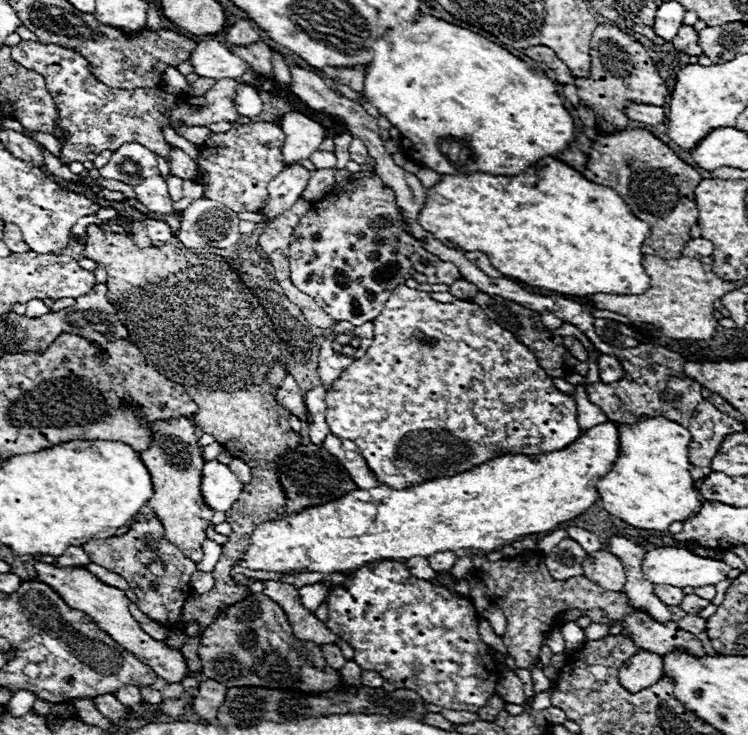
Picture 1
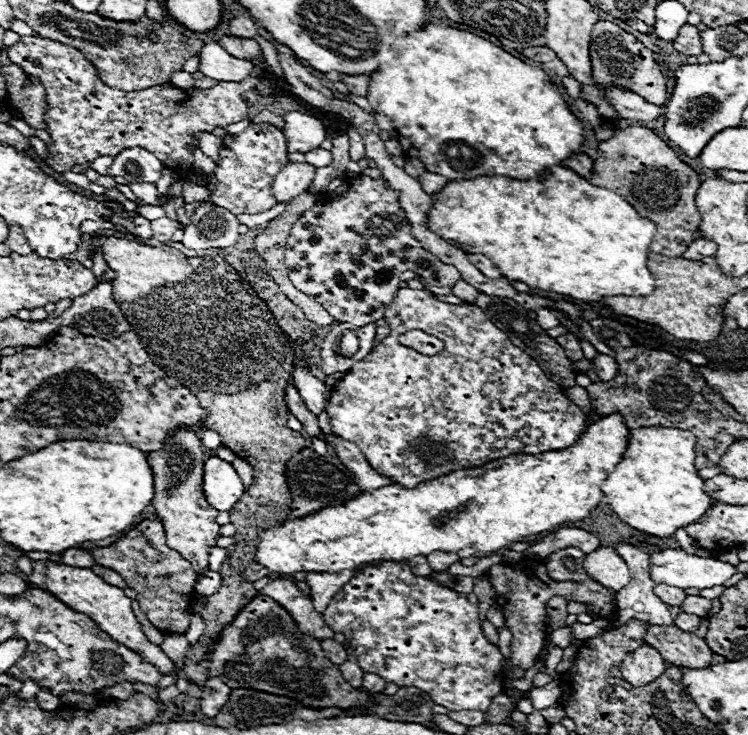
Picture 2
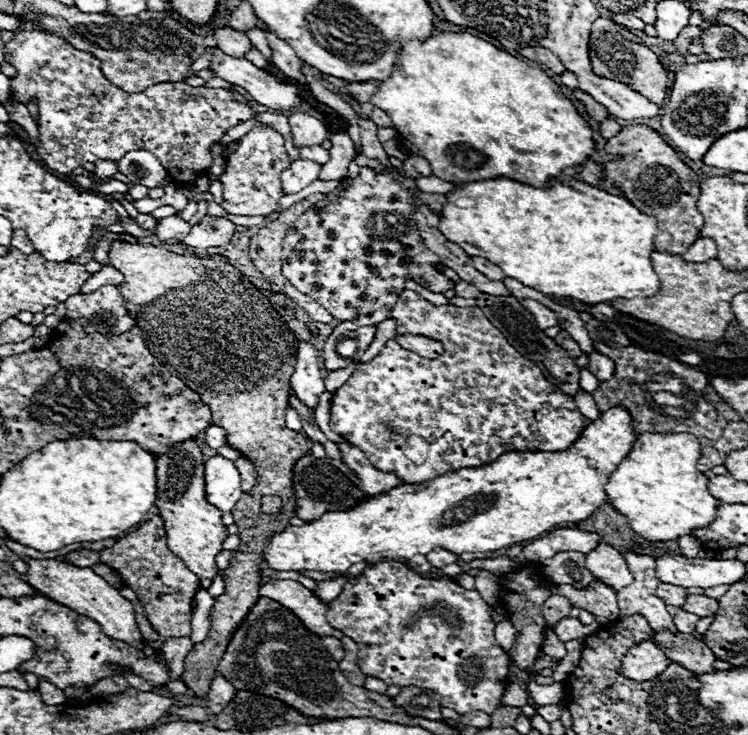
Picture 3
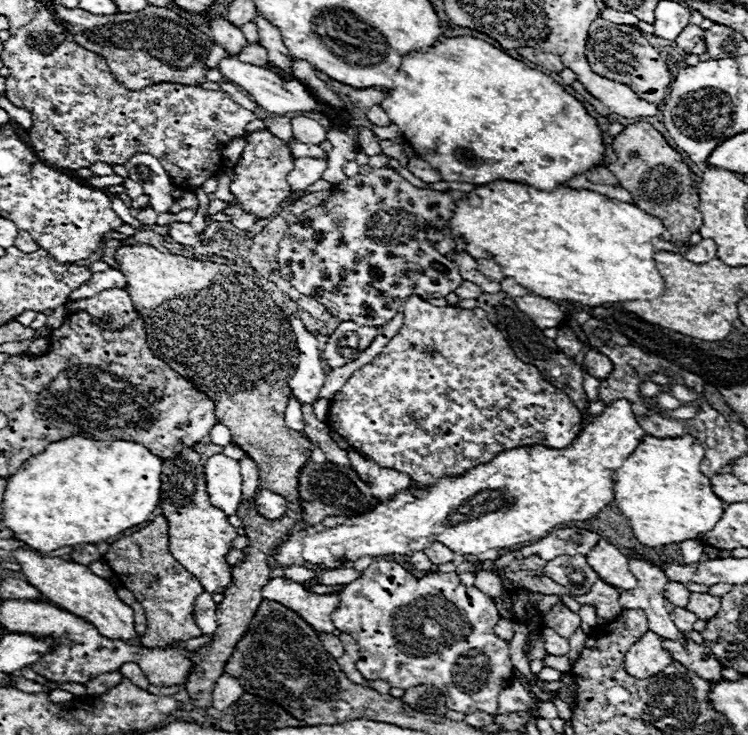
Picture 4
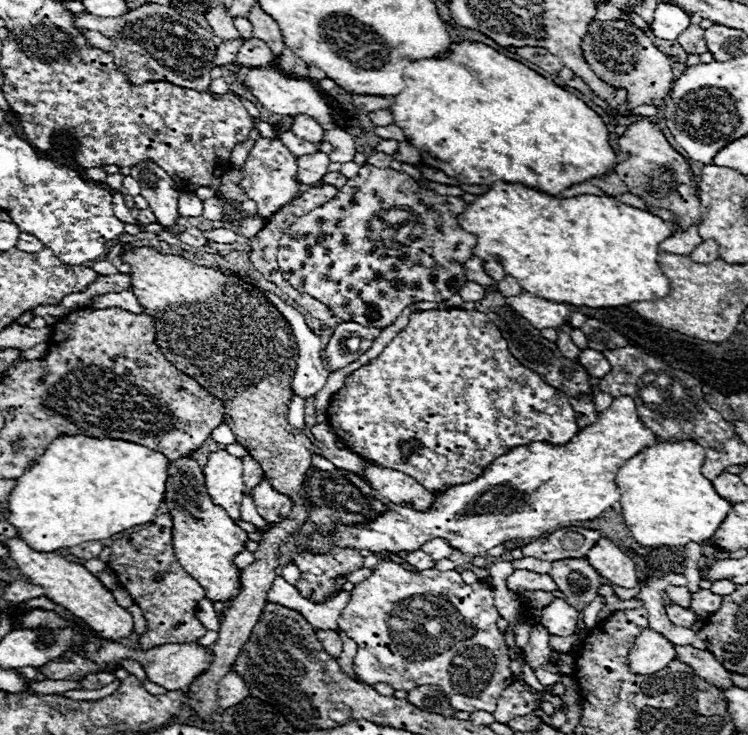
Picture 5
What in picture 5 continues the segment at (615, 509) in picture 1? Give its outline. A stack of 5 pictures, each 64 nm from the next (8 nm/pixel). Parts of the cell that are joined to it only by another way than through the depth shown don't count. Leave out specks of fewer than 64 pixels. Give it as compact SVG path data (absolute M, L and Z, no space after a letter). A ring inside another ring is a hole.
M694 440L656 442L654 446L638 452L638 456L626 460L626 464L618 470L616 484L622 492L620 496L622 516L634 540L638 540L642 546L684 546L688 542L708 544L710 536L718 530L720 522L726 518L732 504L720 498L712 482L702 476L700 472L702 462L704 462L704 448Z

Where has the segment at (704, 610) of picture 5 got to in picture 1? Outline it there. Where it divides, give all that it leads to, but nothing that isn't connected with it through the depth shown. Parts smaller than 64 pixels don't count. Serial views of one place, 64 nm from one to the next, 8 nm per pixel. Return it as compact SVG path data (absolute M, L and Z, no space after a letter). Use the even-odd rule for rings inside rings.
M686 594L684 598L682 598L682 604L680 604L680 608L684 610L684 612L688 612L688 614L698 614L702 608L706 608L708 606L708 600L704 600L704 598L700 598L700 596L696 596L696 594Z

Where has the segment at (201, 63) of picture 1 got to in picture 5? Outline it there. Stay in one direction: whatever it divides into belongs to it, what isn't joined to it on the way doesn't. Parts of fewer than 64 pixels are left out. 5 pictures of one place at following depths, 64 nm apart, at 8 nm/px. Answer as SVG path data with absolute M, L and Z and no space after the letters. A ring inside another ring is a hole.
M234 64L234 74L248 88L248 92L252 96L256 96L258 102L274 114L280 114L280 116L308 114L308 116L314 116L320 124L332 122L330 106L328 106L324 94L320 94L320 90L314 84L310 84L308 80L294 80L294 78L286 78L284 74L270 70L270 68L254 68L254 66L242 66L242 64Z

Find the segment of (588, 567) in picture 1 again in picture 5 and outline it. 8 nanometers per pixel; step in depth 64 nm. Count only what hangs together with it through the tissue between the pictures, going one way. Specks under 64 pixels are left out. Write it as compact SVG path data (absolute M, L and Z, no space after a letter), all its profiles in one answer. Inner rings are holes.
M600 538L598 544L586 554L590 566L614 586L634 588L638 584L636 566L616 544L608 538Z

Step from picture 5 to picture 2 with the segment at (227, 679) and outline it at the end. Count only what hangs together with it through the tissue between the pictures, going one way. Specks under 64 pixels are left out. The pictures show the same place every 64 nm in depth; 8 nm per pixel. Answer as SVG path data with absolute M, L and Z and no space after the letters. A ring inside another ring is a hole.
M208 678L204 688L202 688L202 698L200 698L200 712L208 718L214 718L220 708L226 704L230 694L230 688L218 680L218 678Z

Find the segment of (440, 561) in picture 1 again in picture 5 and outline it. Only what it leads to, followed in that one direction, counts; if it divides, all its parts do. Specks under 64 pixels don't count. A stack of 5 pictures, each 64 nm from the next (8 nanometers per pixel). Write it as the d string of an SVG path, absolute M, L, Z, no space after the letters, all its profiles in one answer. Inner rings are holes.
M434 538L434 540L428 540L426 544L422 544L422 548L434 562L442 560L442 558L450 558L452 554L452 548L442 540L442 538Z

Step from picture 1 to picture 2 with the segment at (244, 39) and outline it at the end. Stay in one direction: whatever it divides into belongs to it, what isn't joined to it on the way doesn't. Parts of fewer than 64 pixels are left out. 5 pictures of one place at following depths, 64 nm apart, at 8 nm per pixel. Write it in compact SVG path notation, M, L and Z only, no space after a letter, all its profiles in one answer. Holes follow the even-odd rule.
M244 10L240 16L236 16L236 18L230 22L228 34L230 34L230 36L238 36L238 38L254 38L258 28L260 28L260 26L256 24L256 20Z

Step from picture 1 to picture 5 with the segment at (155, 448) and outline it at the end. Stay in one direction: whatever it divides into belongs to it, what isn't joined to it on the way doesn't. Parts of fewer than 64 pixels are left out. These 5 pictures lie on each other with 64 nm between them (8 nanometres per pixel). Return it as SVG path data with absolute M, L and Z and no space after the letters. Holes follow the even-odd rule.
M182 456L180 460L170 462L170 480L166 482L166 508L172 516L172 548L174 556L192 574L204 588L206 596L216 602L228 602L238 594L238 566L232 558L246 550L244 542L248 540L246 532L238 528L232 518L222 512L206 492L204 472L192 456Z

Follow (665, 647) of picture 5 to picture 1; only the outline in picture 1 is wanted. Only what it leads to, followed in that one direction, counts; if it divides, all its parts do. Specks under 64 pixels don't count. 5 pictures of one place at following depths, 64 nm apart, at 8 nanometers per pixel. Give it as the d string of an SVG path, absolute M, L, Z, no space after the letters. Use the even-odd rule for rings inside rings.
M638 652L620 668L620 684L630 692L654 686L662 678L662 656L654 652Z

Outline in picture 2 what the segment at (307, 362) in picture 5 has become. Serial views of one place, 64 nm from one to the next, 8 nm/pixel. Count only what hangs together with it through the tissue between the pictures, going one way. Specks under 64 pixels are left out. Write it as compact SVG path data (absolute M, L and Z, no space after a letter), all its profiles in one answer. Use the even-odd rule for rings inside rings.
M296 368L292 374L292 382L294 386L298 386L298 392L306 404L306 408L310 408L310 412L314 412L316 416L324 412L324 402L326 402L326 384L318 378L314 378L308 370L304 368Z

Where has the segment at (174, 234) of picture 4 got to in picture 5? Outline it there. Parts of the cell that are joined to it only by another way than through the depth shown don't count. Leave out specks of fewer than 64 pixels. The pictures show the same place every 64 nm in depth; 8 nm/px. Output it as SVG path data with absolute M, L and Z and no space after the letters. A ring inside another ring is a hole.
M184 228L182 232L178 232L176 236L182 244L188 244L188 246L194 246L194 248L200 248L200 246L206 246L208 240L202 236L202 232L198 228Z

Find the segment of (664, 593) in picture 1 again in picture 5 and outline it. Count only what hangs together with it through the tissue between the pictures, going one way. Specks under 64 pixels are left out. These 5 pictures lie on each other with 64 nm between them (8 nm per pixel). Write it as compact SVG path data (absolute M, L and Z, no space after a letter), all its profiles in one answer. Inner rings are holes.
M668 586L666 594L672 600L672 604L678 604L682 608L690 606L690 590L686 586Z

